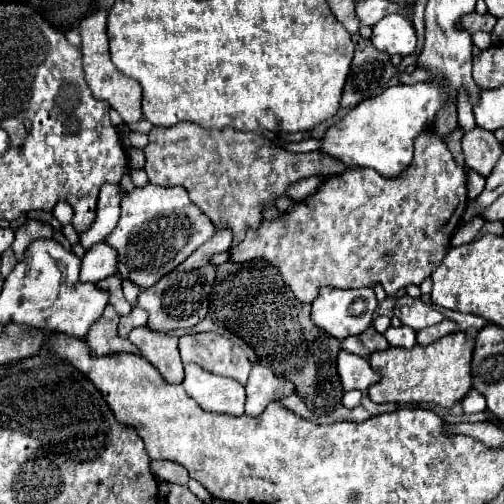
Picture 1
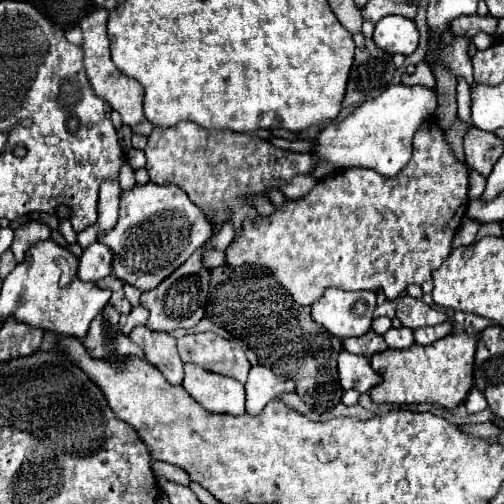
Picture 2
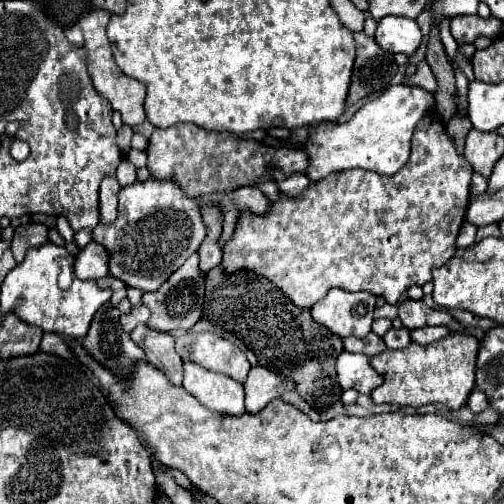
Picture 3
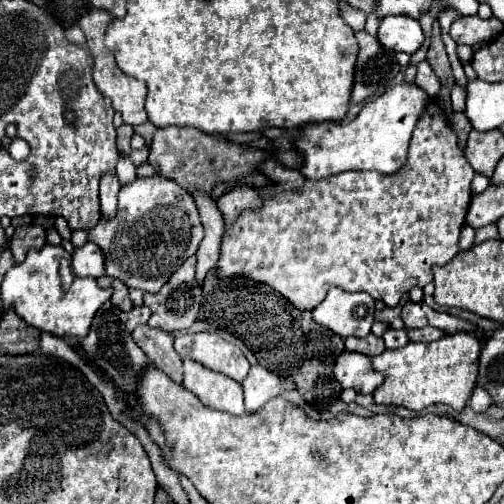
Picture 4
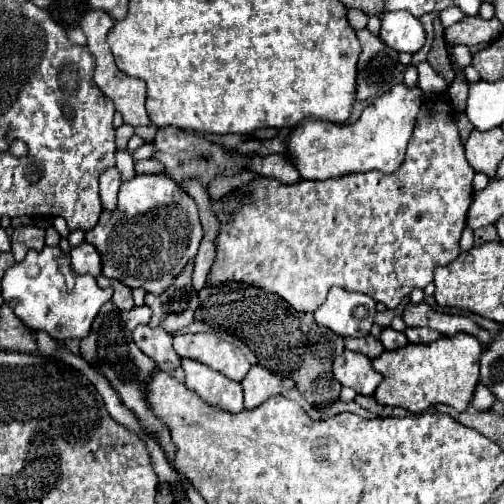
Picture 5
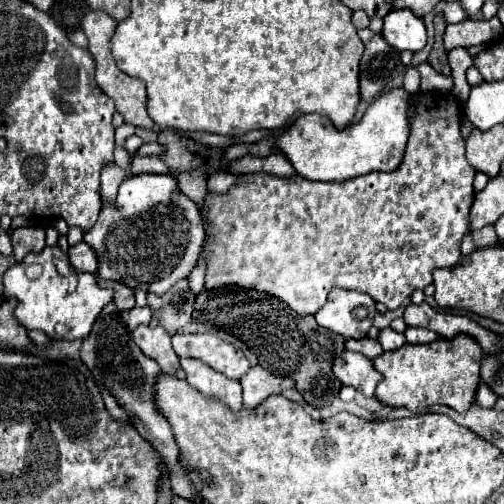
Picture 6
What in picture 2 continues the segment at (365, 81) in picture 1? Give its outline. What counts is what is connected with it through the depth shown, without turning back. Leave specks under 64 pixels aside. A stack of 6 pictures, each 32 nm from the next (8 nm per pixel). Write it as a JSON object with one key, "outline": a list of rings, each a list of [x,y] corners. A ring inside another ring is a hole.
{"outline":[[[360,32],[354,34],[356,56],[350,70],[350,80],[346,86],[346,96],[342,106],[350,108],[362,100],[374,98],[384,92],[396,72],[392,64],[392,56],[372,42],[372,38],[364,38]]]}

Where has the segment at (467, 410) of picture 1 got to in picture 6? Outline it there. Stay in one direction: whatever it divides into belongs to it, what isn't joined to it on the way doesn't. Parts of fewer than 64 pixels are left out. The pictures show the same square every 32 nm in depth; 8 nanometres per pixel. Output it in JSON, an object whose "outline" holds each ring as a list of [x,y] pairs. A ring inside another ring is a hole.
{"outline":[[[480,384],[480,386],[478,386],[478,392],[476,392],[474,404],[480,406],[480,408],[492,408],[494,402],[496,402],[496,398],[498,398],[498,396],[496,396],[486,384]]]}

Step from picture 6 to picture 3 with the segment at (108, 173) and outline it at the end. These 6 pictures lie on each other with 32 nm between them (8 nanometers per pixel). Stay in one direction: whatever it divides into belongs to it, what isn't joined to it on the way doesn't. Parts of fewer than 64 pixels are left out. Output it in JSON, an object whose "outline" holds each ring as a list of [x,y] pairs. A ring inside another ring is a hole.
{"outline":[[[104,178],[100,184],[100,218],[102,224],[110,226],[118,214],[118,192],[120,184],[116,178]]]}

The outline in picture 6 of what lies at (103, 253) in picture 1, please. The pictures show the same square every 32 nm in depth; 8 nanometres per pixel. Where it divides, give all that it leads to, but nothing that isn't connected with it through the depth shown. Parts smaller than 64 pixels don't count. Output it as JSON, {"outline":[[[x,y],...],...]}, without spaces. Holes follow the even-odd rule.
{"outline":[[[80,242],[80,244],[70,248],[68,256],[70,256],[70,264],[72,264],[74,272],[78,272],[78,274],[84,274],[84,272],[98,274],[98,260],[96,260],[96,252],[94,252],[92,246]]]}

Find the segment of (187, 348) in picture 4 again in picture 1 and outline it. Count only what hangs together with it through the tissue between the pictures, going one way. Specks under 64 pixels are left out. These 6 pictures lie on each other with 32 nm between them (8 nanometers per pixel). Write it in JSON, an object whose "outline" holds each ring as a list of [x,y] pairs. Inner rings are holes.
{"outline":[[[216,332],[182,336],[180,354],[182,362],[194,362],[208,372],[234,378],[240,384],[246,384],[252,368],[250,360],[244,356],[244,350]]]}

